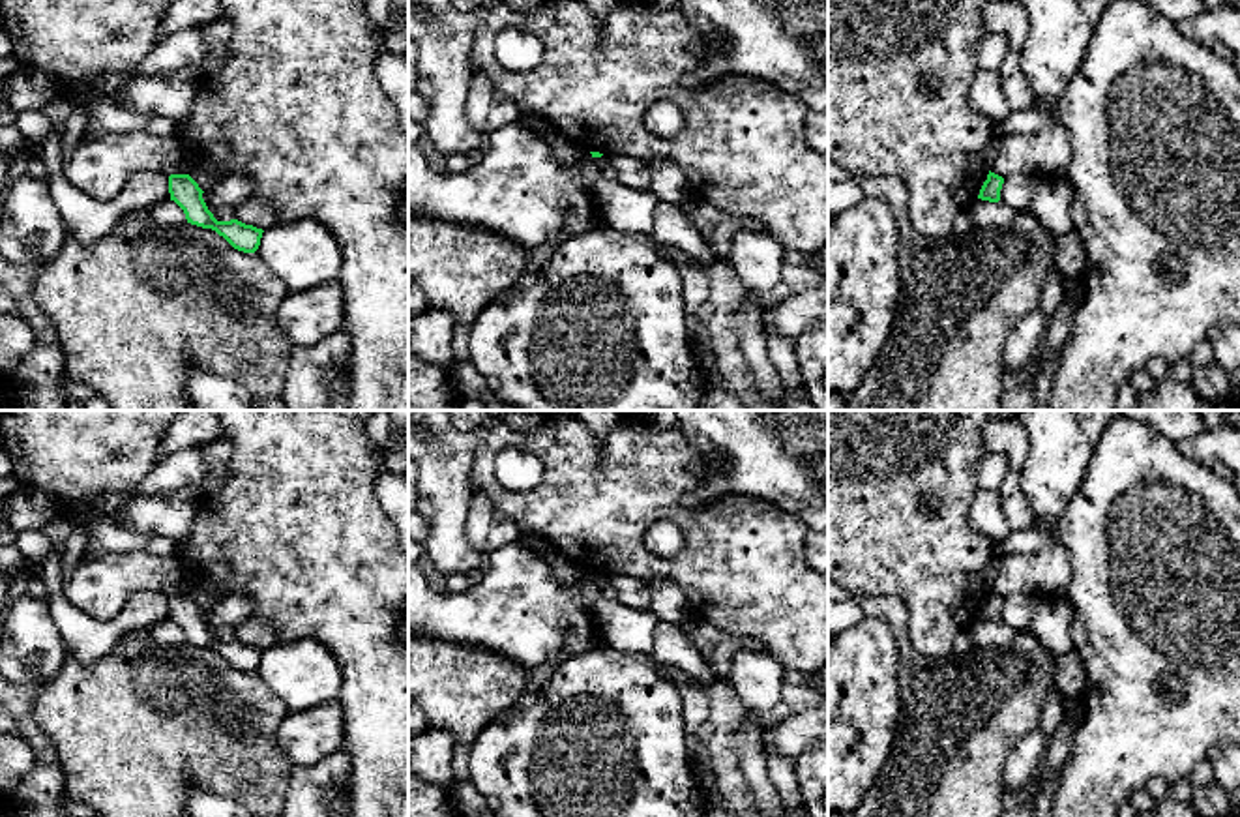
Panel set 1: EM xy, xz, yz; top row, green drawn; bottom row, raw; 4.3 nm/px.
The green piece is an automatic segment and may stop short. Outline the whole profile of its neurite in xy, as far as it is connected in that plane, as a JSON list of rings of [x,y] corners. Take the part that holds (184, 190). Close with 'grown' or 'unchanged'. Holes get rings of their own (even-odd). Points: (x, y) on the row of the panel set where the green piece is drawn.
[[[170,174],[169,193],[170,201],[184,210],[187,223],[215,230],[238,251],[255,253],[258,249],[264,230],[238,219],[217,221],[202,199],[204,191],[189,174]]]; unchanged

